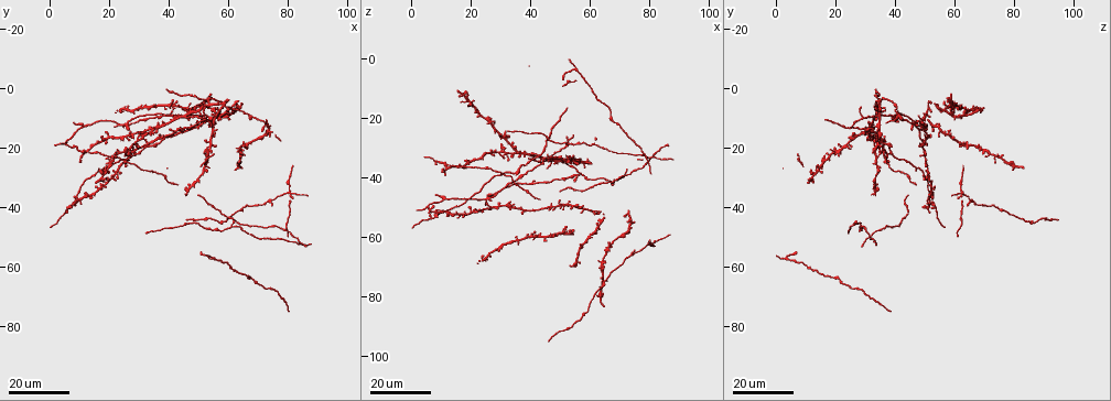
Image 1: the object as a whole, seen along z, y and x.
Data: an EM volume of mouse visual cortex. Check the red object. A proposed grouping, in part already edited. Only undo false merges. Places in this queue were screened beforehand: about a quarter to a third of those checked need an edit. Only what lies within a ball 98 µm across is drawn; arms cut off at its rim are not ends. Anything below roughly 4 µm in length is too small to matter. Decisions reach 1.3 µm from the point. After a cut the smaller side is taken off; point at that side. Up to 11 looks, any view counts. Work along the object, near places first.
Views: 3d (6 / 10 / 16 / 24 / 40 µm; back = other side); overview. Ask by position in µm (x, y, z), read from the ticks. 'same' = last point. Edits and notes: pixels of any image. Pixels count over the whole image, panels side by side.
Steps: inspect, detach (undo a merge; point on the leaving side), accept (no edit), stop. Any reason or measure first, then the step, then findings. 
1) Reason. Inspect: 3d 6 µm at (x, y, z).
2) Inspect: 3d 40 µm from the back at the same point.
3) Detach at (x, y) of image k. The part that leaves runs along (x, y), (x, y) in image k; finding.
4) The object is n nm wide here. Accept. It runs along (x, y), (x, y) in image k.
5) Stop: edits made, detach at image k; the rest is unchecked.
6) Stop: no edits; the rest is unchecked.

Side arm on a straight run. Inspect: 3d 16 µm at (82, 49, 31).

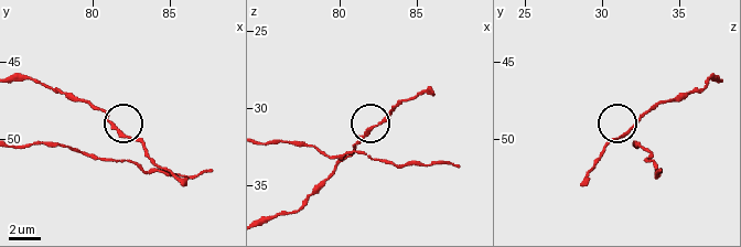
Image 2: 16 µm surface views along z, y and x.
Inspect: 3d 10 µm at (82.0, 49.6, 31.6).

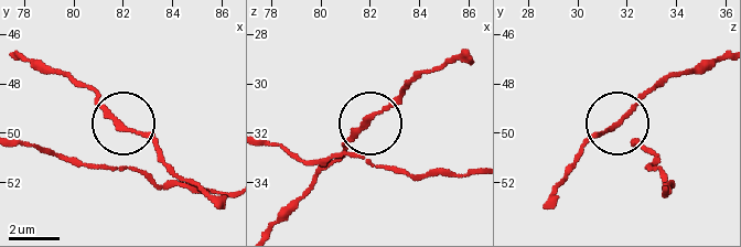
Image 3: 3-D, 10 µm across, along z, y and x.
Inspect: 3d 6 µm at (81.8, 49.7, 31.6).

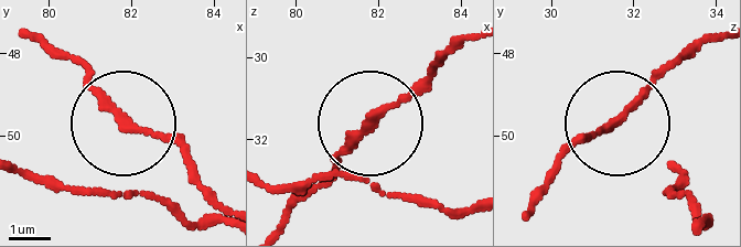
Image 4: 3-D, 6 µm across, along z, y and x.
The object is 150 nm wide here. Accept. It runs along (18, 32), (70, 56), (113, 116), (193, 165) in image 4; continuous, no second neuron.

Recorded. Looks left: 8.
Looks like a crossing. Inspect: 3d 24 µm at (81, 35, 63).

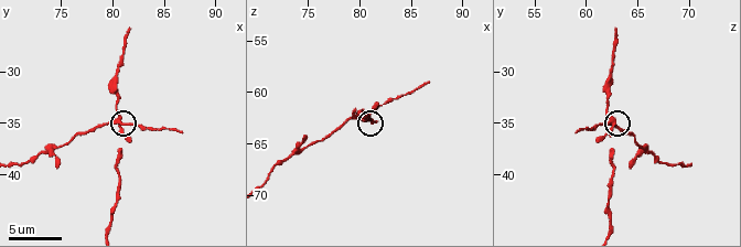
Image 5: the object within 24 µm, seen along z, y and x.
Closer look. Inspect: 3d 6 µm at (80.6, 34.6, 62.4).

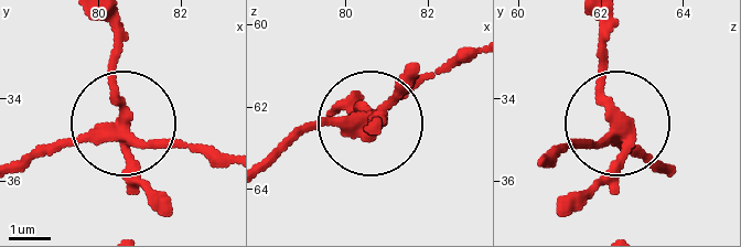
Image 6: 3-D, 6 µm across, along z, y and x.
Accept. It runs along (24, 165), (116, 127), (109, 63), (119, 21) in image 6; one neuron here.

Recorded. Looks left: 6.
A fork. Inspect: 3d 24 µm at (60, 9, 60).

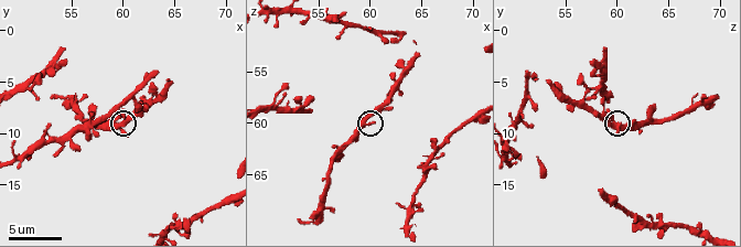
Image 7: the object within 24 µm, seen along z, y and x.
Inspect: 3d 6 µm at (59.6, 9.4, 60.0).

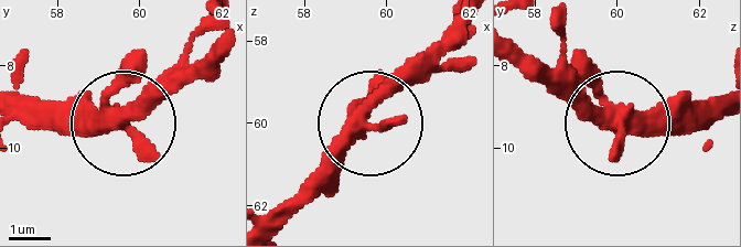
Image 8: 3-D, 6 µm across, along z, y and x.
The side arm is 50 µm long. Accept. It runs along (225, 36), (119, 117), (18, 120) in image 8; all the same neuron.

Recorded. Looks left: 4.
Branch point. Inspect: 3d 24 µm at (12, 22, 35).

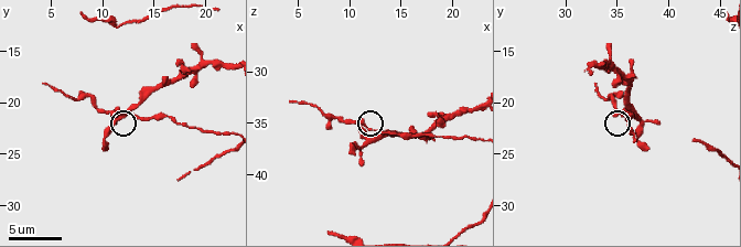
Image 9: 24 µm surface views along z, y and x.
Closer look. Inspect: 3d 10 µm at (11.6, 21.0, 35.8).

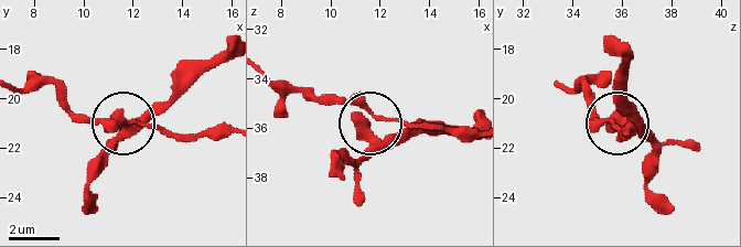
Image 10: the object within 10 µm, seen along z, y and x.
3 arms meet here. Accept. It runs along (225, 50), (137, 118), (76, 119) in image 10; one neuron here.

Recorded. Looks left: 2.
Inspect: 3d 24 µm at (44, 9, 34).

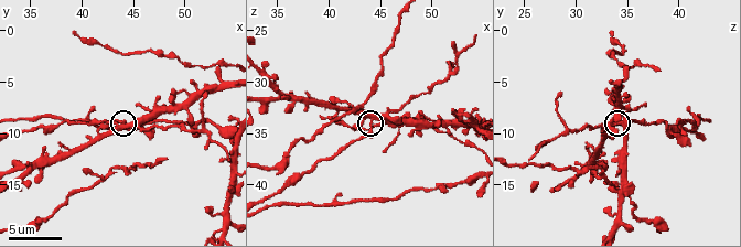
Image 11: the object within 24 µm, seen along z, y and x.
Inspect: 3d 6 µm at (44.4, 9.2, 33.6).

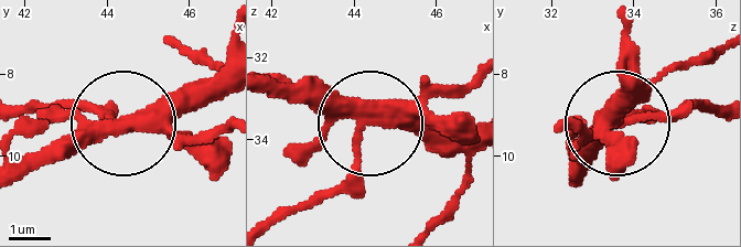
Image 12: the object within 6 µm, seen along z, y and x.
The object is 320 nm wide here. Detach at (200, 137) of image 12. The part that leaves runs along (388, 120), (364, 131), (339, 183), (266, 215) in image 12; two neurons meet here.

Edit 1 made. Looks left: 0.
Stop: edits made, detach at image 12; the rest is unchecked.

